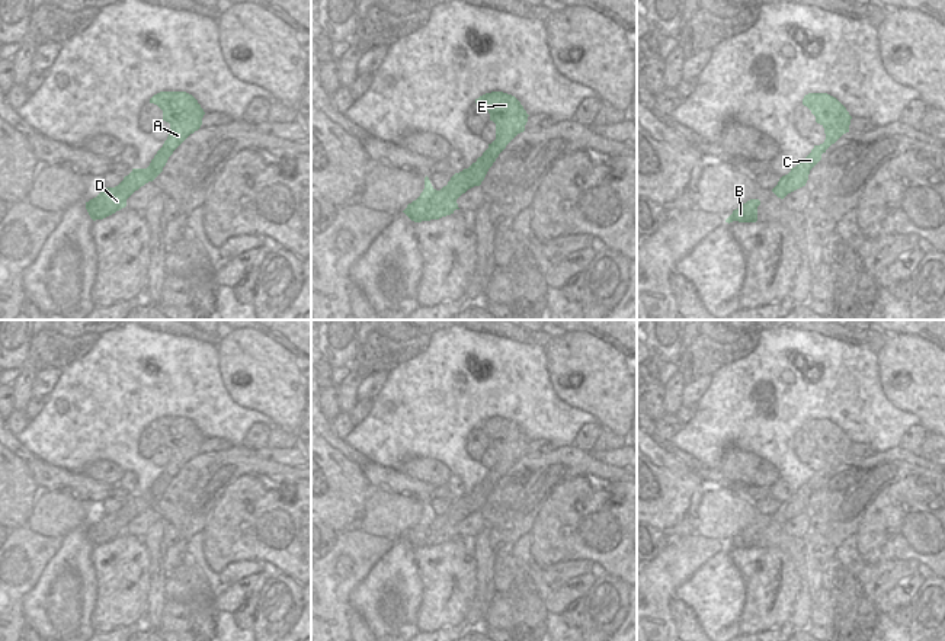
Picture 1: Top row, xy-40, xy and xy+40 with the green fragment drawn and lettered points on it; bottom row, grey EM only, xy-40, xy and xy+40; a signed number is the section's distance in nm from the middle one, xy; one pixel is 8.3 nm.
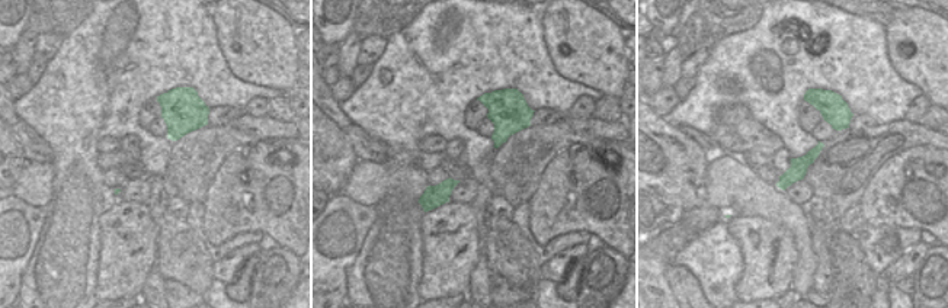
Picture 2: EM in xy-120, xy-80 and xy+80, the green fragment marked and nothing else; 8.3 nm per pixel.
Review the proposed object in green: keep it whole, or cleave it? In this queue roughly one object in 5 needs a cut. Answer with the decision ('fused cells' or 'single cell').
single cell

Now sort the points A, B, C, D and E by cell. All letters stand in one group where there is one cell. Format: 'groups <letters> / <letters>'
groups A B C D E

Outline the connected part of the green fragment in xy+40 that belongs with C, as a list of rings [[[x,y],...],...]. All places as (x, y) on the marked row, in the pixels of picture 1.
[[[808,93],[803,99],[803,105],[811,110],[816,122],[824,128],[826,140],[823,144],[814,145],[805,158],[779,179],[772,192],[781,199],[805,186],[810,170],[821,160],[821,154],[843,134],[849,132],[852,116],[836,97],[827,93]]]

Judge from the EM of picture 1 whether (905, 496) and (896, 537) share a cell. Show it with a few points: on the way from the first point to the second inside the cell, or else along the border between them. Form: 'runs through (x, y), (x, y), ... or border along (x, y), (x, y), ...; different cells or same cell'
runs through (899, 506), (897, 526); same cell

